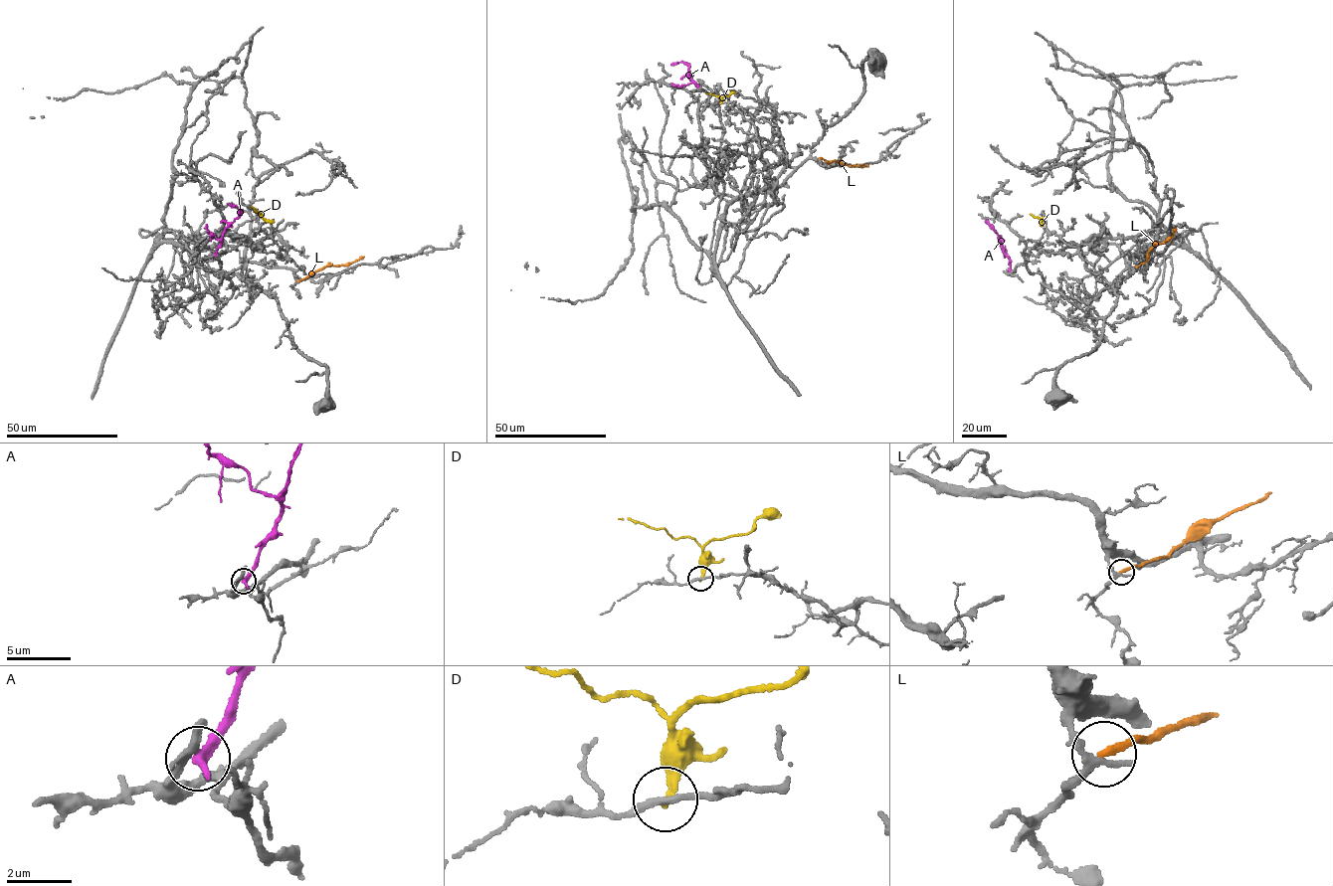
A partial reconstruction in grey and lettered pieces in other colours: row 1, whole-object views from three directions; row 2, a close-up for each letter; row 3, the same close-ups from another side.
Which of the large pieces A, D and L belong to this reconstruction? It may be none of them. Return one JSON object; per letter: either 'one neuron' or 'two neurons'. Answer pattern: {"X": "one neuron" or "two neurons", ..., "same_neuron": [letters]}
{"A": "two neurons", "D": "two neurons", "L": "two neurons", "same_neuron": []}

